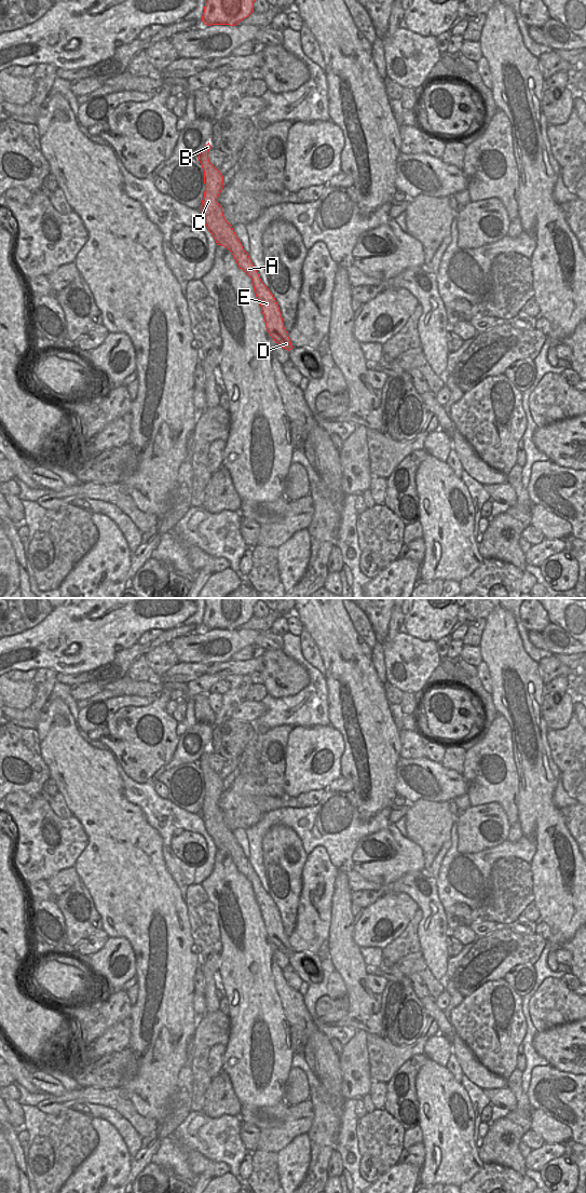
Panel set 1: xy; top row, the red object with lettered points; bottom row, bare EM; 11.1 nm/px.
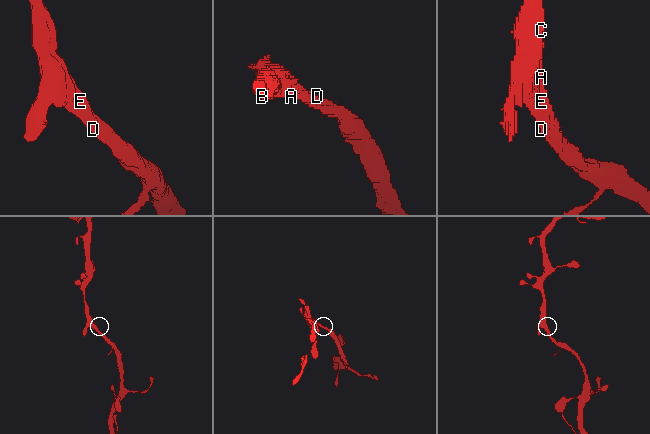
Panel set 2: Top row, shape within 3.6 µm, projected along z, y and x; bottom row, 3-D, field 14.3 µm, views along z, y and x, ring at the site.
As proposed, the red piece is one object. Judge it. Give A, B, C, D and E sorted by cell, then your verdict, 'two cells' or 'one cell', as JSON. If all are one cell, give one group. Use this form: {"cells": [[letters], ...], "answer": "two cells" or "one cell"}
{"cells": [["A", "B", "C", "D", "E"]], "answer": "one cell"}

